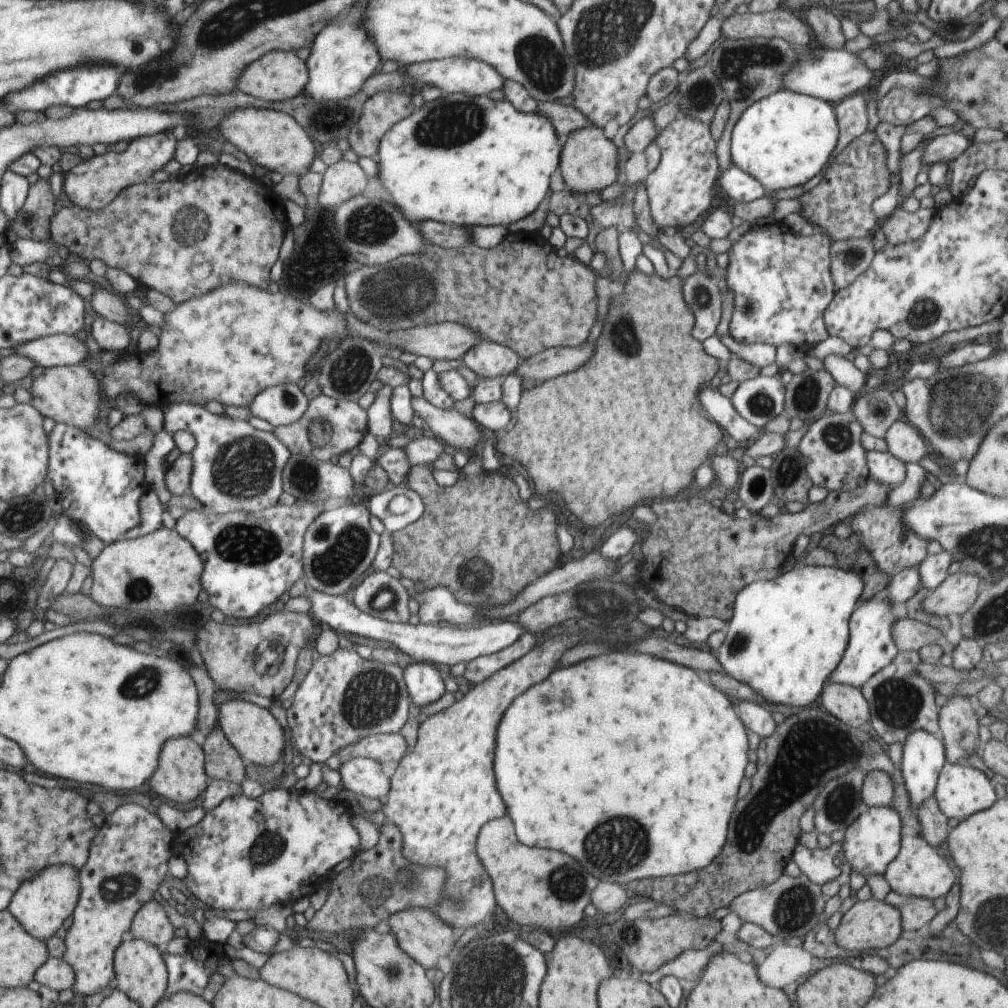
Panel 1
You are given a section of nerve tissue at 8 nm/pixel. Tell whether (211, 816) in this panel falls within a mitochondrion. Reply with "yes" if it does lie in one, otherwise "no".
no

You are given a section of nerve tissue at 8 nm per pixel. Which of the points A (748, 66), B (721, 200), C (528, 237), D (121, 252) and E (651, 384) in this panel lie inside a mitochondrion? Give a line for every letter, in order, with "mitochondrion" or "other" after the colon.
A: mitochondrion
B: other
C: other
D: other
E: other

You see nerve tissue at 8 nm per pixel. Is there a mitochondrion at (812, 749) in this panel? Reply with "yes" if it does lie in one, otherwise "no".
yes

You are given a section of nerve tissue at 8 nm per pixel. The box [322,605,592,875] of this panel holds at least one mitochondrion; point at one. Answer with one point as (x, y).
(372, 696)

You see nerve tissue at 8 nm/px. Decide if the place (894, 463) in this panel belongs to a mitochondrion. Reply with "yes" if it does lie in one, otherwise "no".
no

